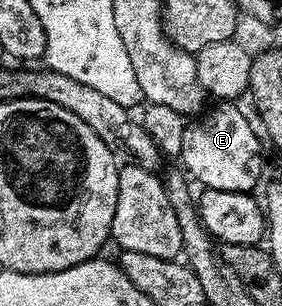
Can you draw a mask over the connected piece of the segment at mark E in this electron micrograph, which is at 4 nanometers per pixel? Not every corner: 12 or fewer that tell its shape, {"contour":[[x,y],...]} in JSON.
{"contour":[[226,104],[187,125],[185,173],[207,190],[250,192],[259,131]]}

